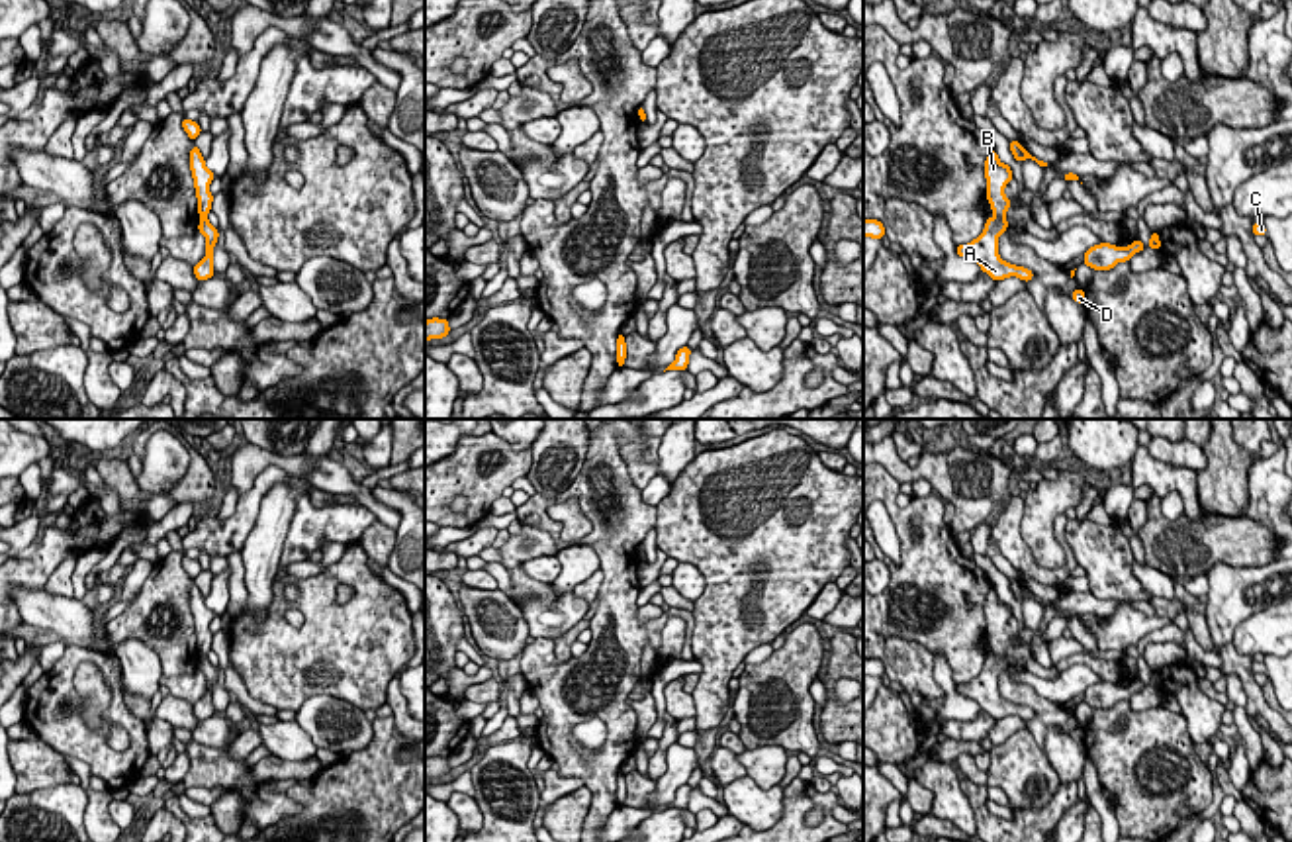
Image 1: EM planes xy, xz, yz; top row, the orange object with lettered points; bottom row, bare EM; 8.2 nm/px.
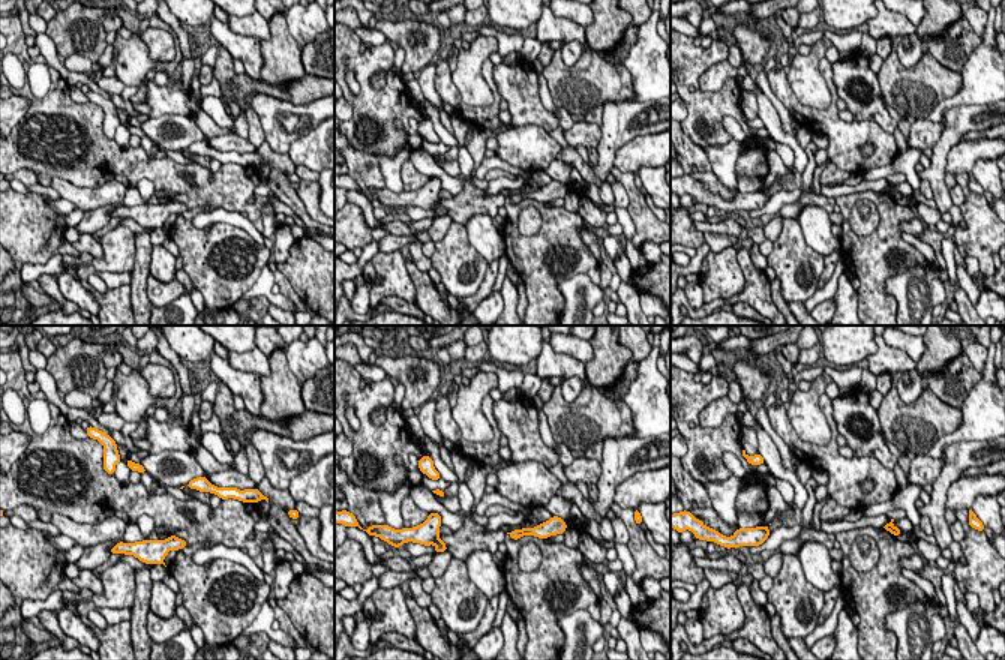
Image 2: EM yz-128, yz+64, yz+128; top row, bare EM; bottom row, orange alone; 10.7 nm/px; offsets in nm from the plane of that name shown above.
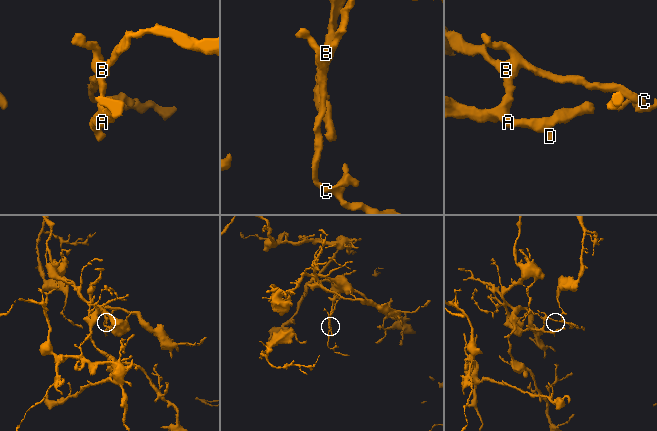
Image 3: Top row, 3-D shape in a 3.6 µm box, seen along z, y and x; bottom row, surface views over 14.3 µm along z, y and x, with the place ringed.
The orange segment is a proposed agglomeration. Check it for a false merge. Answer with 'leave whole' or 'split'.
split

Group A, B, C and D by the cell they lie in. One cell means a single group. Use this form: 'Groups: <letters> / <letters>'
Groups: A D / B C

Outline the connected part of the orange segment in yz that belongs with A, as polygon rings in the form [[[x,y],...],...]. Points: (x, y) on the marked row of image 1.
[[[989,217],[983,233],[967,245],[957,245],[955,253],[963,258],[975,260],[983,272],[994,282],[1016,276],[1024,282],[1034,278],[1034,272],[1024,266],[1010,264],[998,257],[998,237],[1008,229],[1002,217]]]

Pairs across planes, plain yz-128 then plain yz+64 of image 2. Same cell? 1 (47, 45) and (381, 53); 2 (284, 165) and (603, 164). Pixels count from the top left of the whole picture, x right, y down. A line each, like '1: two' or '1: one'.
1: two
2: two

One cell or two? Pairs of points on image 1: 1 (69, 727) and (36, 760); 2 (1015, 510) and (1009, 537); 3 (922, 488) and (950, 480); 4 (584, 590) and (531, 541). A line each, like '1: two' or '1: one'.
1: two
2: one
3: two
4: two

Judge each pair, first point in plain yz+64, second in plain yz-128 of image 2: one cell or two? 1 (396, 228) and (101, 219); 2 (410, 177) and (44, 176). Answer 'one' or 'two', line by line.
1: one
2: one

